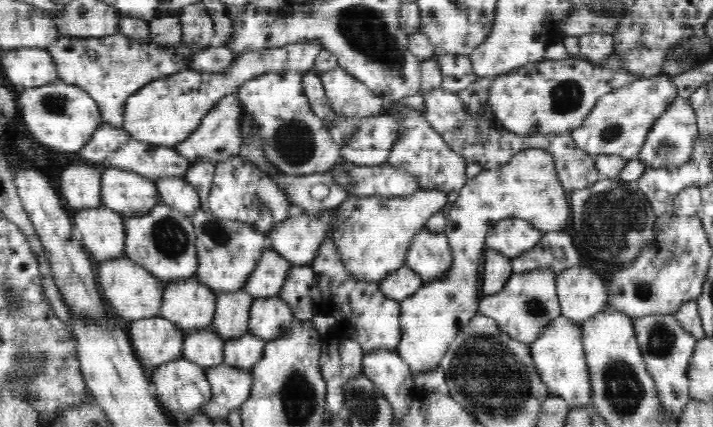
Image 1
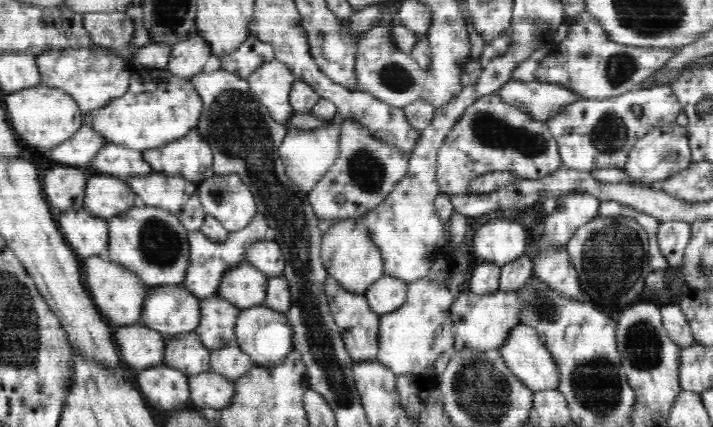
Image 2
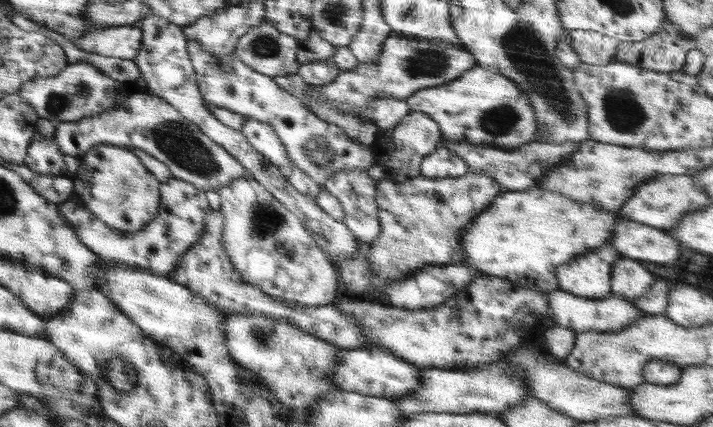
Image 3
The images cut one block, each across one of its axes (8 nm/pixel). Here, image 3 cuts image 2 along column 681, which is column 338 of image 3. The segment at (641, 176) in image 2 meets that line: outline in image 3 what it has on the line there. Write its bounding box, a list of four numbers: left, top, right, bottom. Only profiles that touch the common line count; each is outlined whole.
[188,40,377,185]

